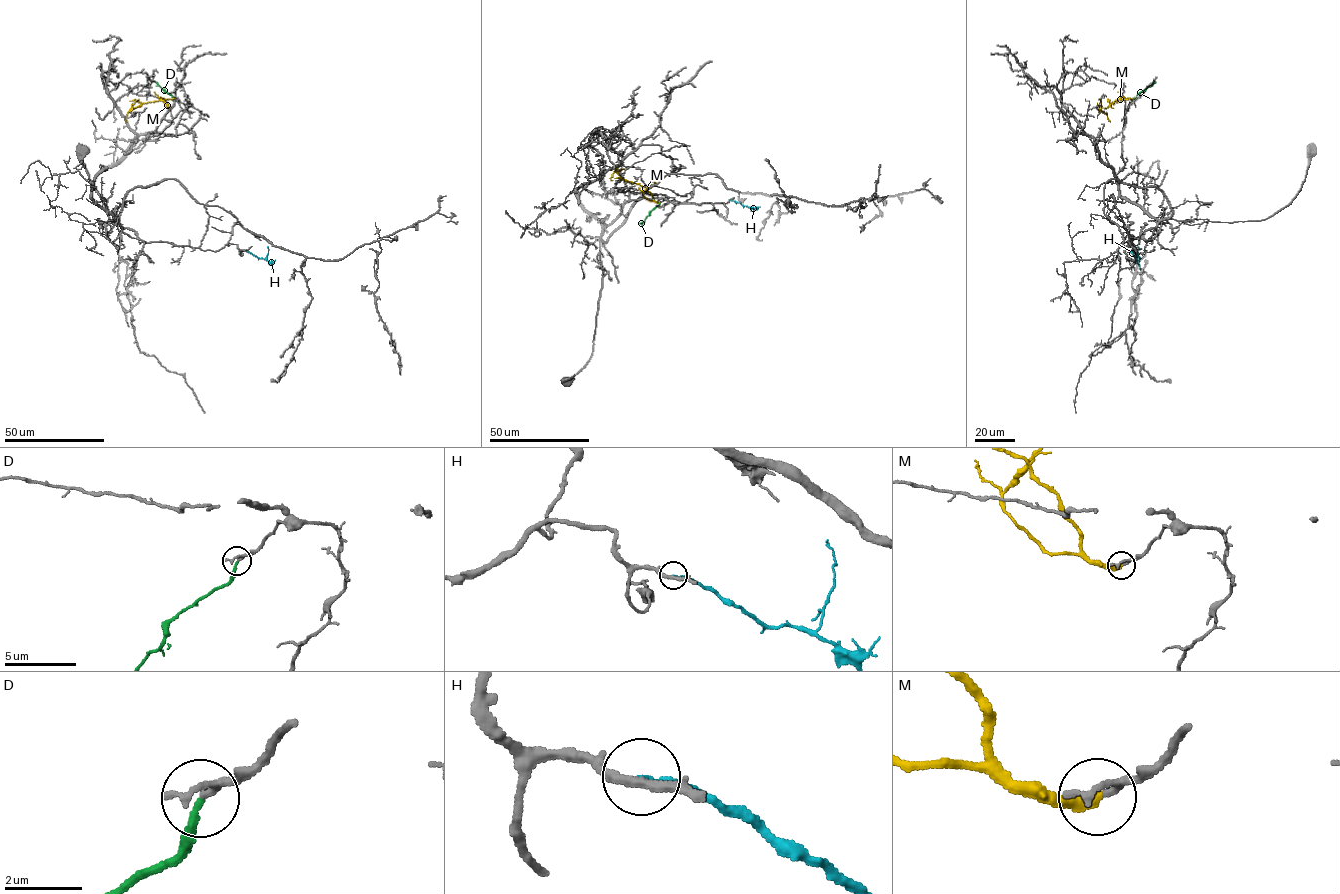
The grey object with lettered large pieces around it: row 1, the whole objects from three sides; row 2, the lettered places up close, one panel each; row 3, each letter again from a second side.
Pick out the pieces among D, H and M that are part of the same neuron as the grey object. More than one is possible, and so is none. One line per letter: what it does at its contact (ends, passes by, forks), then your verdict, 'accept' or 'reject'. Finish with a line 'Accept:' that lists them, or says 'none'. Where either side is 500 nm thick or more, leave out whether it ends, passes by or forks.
D: it ends there; accept
H: it ends there; reject
M: it ends there; reject
Accept: D

